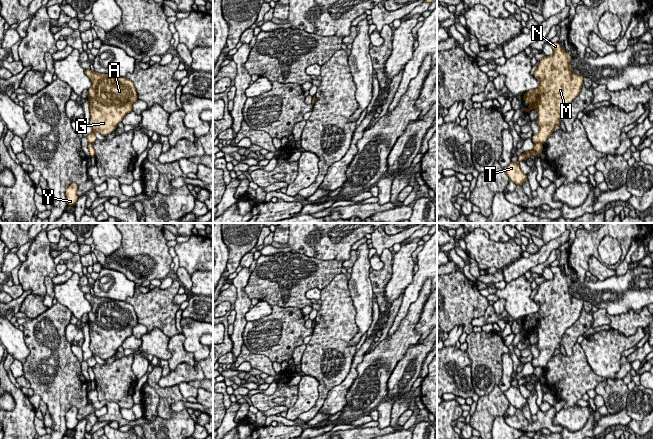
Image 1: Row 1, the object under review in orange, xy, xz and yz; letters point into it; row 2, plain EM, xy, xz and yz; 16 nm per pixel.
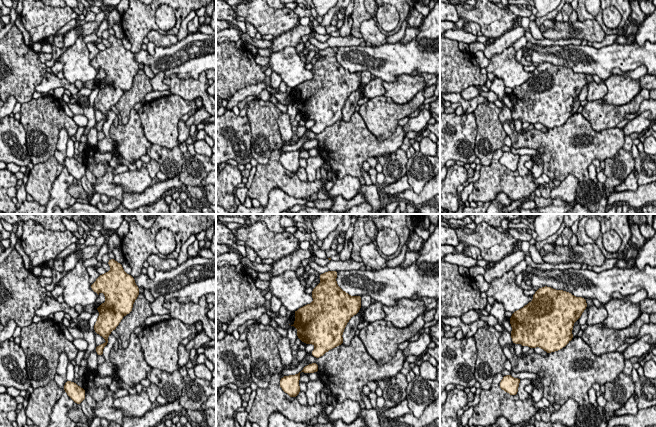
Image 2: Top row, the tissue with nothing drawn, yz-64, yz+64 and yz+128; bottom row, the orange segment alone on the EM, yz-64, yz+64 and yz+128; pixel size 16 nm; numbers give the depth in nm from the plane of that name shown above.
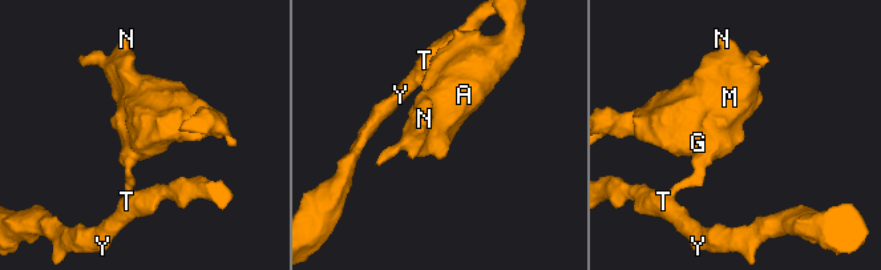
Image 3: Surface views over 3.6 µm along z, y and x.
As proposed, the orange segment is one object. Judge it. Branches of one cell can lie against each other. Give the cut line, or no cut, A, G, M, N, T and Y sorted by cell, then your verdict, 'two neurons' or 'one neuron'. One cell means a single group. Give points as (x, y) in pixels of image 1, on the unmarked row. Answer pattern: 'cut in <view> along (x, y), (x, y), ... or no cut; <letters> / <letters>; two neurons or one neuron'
cut in yz along (535, 366), (542, 367); A G M N / T Y; two neurons

